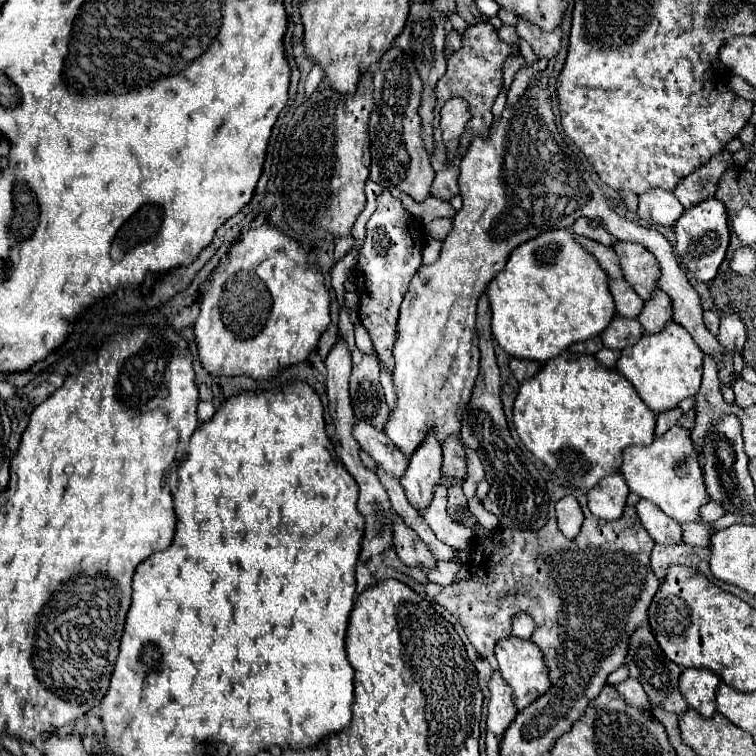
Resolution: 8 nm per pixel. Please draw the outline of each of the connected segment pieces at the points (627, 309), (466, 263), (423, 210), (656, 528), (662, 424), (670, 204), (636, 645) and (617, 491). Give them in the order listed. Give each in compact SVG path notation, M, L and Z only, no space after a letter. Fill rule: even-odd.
M623 278L609 280L609 290L615 298L617 314L625 316L625 318L637 318L637 314L643 308L643 300L635 294L635 290L631 290L631 286L625 284Z
M541 72L533 76L533 86L529 86L523 96L515 102L515 106L505 106L501 118L491 122L487 136L473 136L465 158L461 160L461 174L459 174L459 192L463 196L463 208L453 218L453 228L443 240L441 256L431 266L421 266L413 276L409 290L403 298L397 322L397 342L393 348L395 356L395 372L393 384L397 390L397 408L391 414L385 434L395 442L395 446L405 452L409 458L415 448L421 444L427 432L435 432L441 445L445 436L455 434L459 436L461 426L461 412L471 398L475 378L479 374L479 348L477 348L477 332L475 332L475 306L477 300L483 296L487 284L505 268L511 252L521 246L523 242L555 230L555 228L571 228L573 222L581 216L605 222L605 230L613 234L617 240L633 240L643 244L659 262L661 278L657 286L669 294L673 304L673 320L681 324L699 348L711 354L715 360L721 356L721 346L717 338L703 326L703 308L699 302L699 294L689 284L685 272L679 268L679 260L673 254L669 240L657 232L655 228L635 224L625 216L619 216L611 200L601 192L599 184L593 180L593 172L587 162L579 162L571 146L567 144L567 136L561 122L557 120L553 106L555 96L549 88L541 88L539 82Z
M391 186L392 194L401 199L403 206L413 216L417 216L423 224L435 220L435 218L451 218L455 214L453 206L448 201L441 201L433 196L428 197L422 203L416 203L405 192L398 190L397 187Z
M639 500L635 506L637 516L645 530L651 534L651 538L657 544L679 544L681 542L681 526L663 514L657 506L653 506L649 500Z
M673 408L673 410L667 410L667 412L661 412L659 416L657 416L657 430L655 430L655 434L657 436L661 436L661 434L665 434L671 426L675 426L677 424L677 420L681 418L681 408Z
M651 188L639 196L639 216L643 220L653 220L659 226L673 226L685 208L675 198L671 190Z
M643 626L639 630L635 630L635 634L629 640L629 652L627 652L627 662L625 666L629 668L629 676L637 678L641 682L641 686L645 688L647 696L651 698L653 704L659 704L671 712L675 712L677 716L681 716L687 710L687 702L683 700L683 696L679 694L679 674L681 674L681 666L669 662L663 654L663 650L657 646L655 636L651 634L649 626Z
M619 472L603 478L595 488L587 492L587 504L593 516L599 520L617 520L623 514L629 488Z

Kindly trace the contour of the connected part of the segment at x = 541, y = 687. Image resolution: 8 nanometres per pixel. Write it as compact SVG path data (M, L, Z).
M517 636L501 638L495 646L495 658L499 662L501 678L513 688L517 710L523 710L525 706L529 706L535 698L539 698L551 686L547 666L543 662L543 654L541 654L539 646L533 644L533 640L521 640Z

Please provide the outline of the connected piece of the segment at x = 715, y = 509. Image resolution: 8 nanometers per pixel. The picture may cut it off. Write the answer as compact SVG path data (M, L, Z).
M707 502L701 510L699 510L699 522L715 522L719 516L723 516L725 512L715 504L715 502Z

